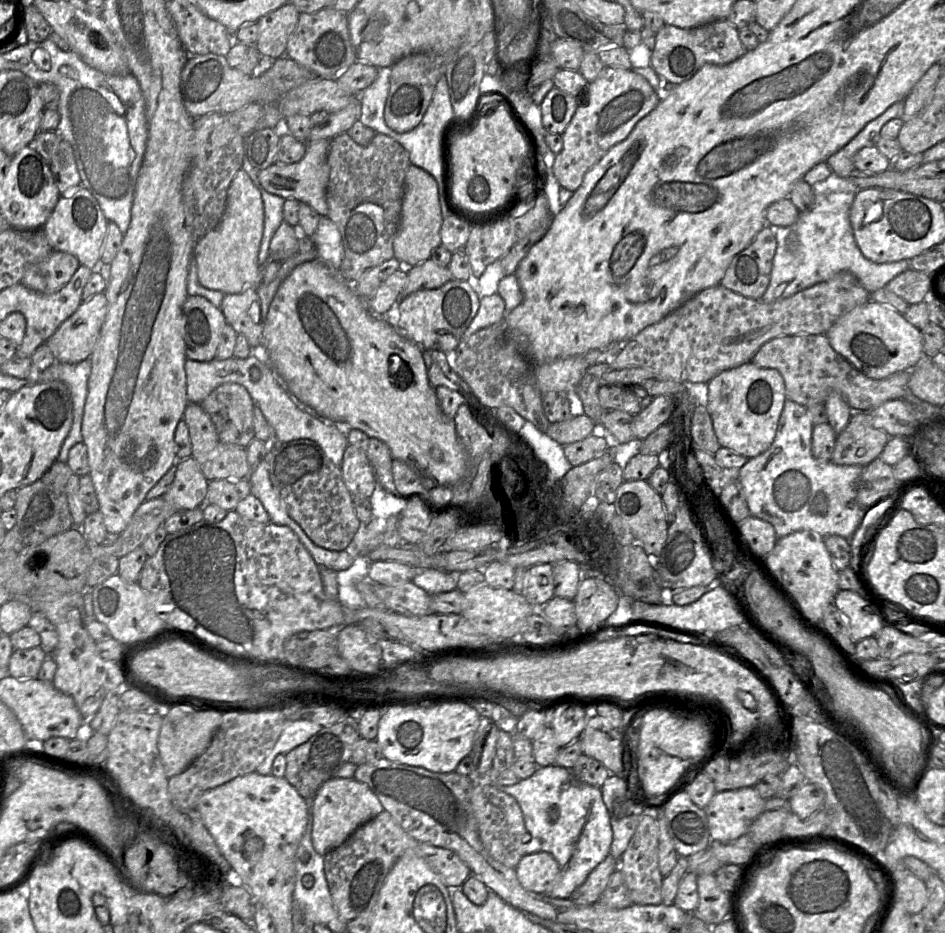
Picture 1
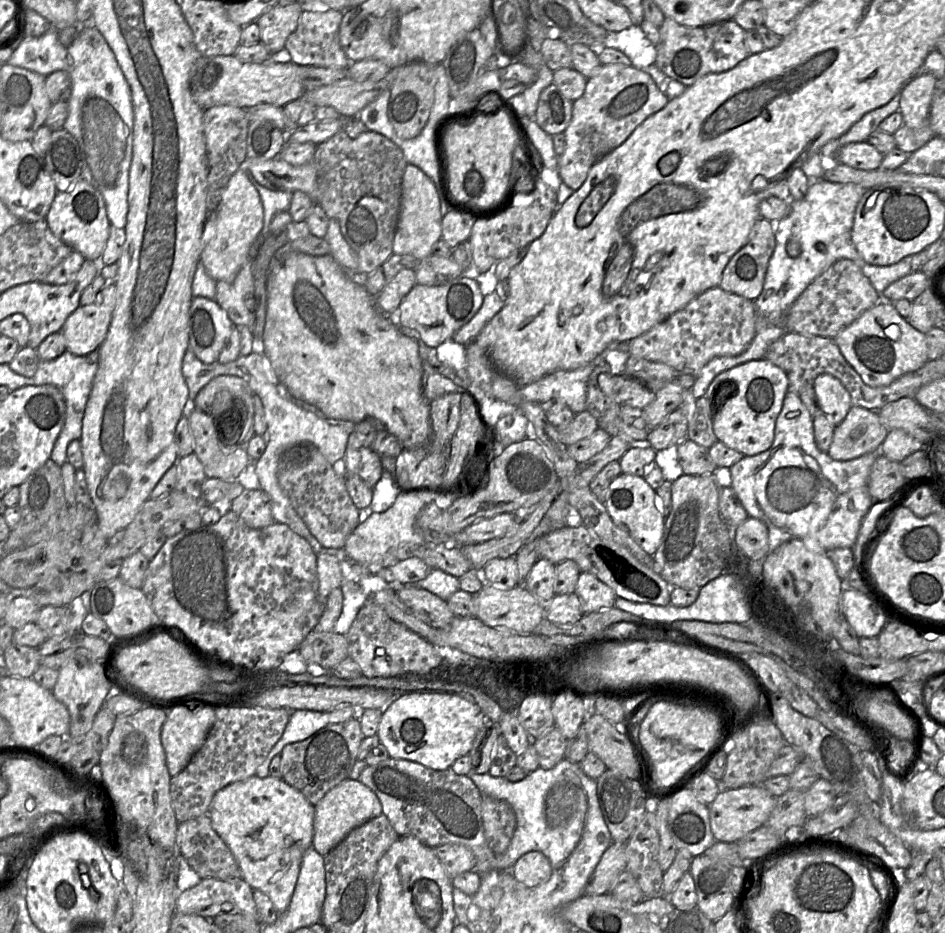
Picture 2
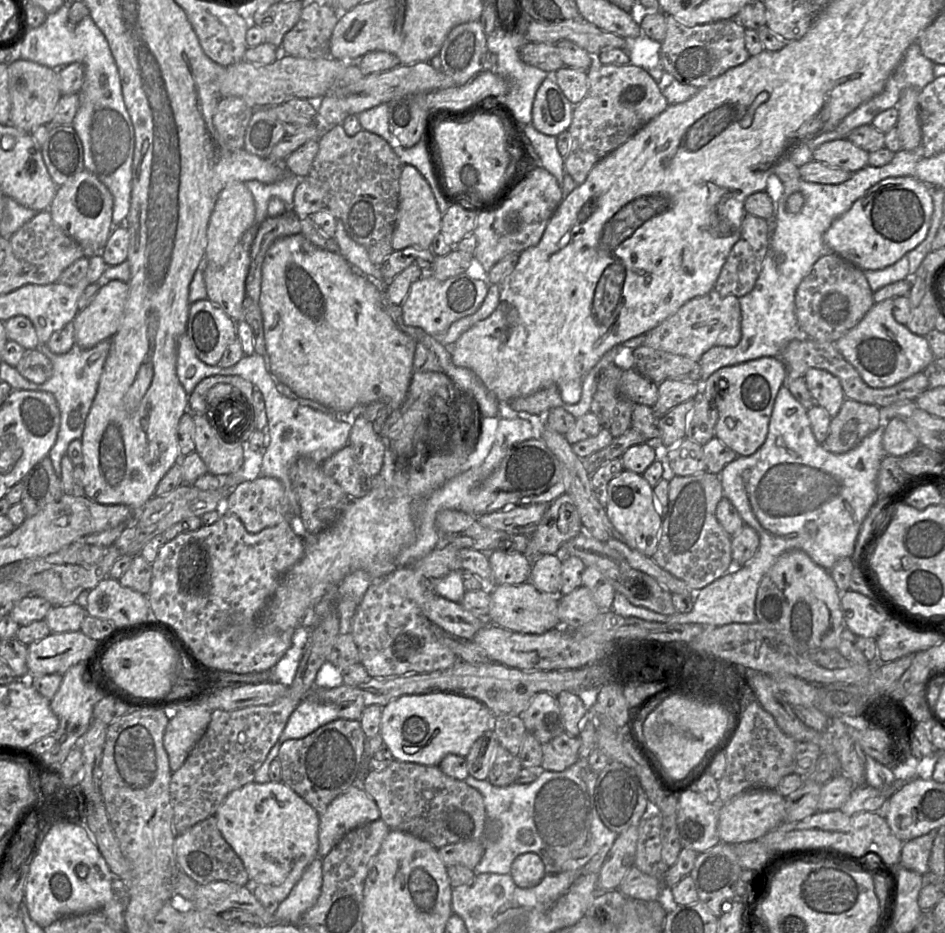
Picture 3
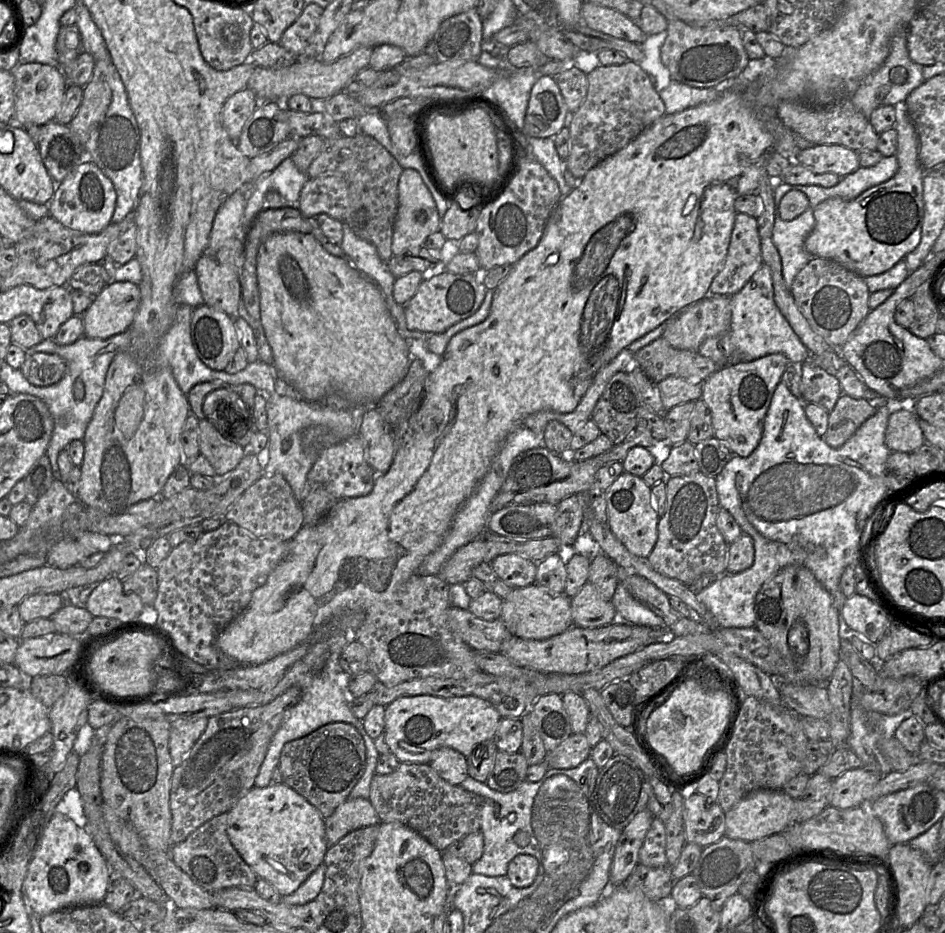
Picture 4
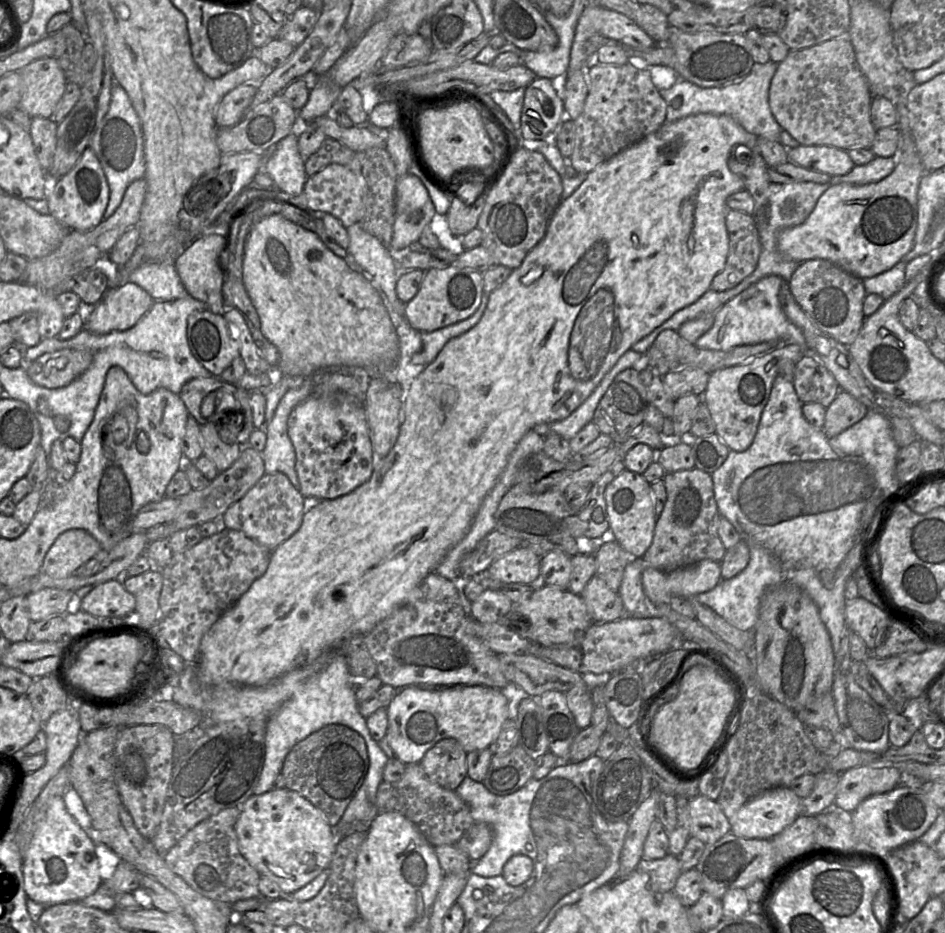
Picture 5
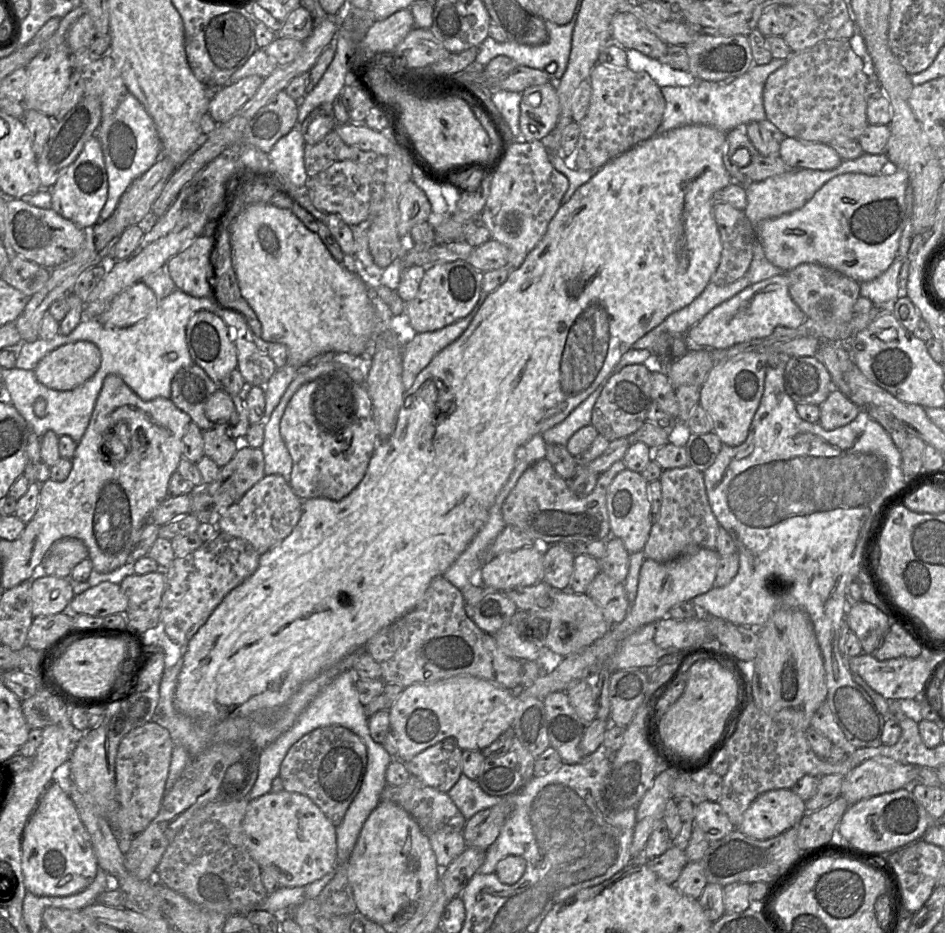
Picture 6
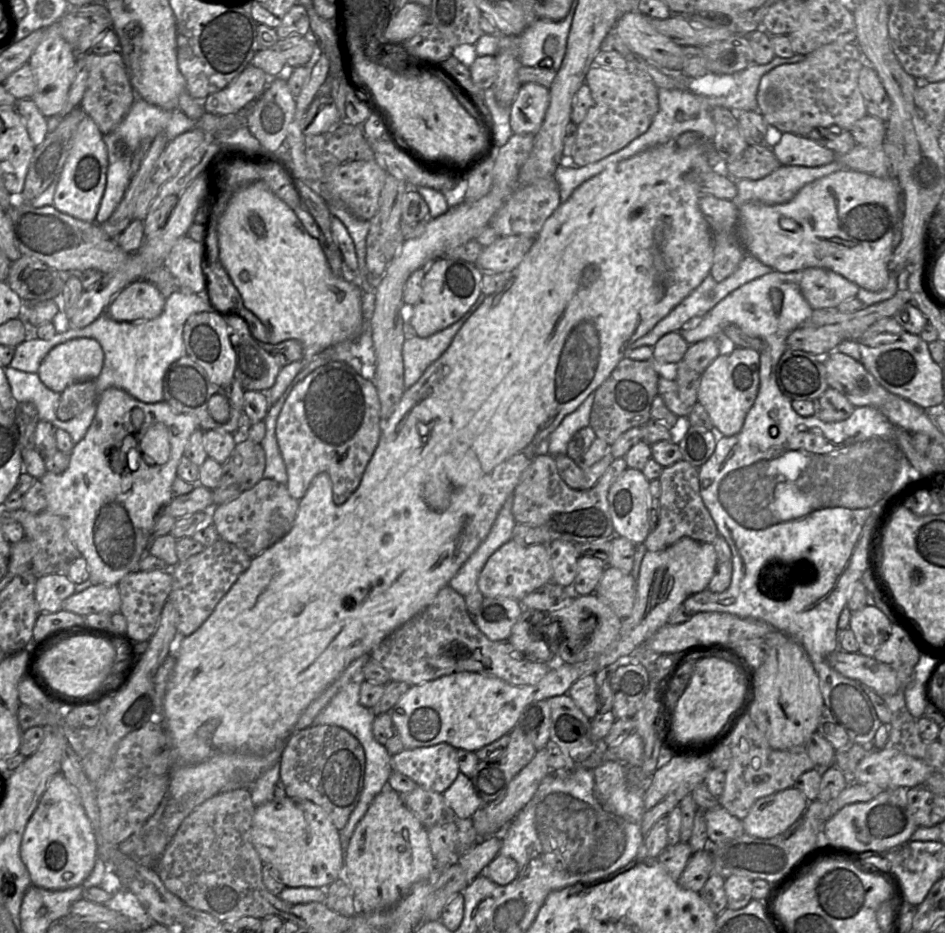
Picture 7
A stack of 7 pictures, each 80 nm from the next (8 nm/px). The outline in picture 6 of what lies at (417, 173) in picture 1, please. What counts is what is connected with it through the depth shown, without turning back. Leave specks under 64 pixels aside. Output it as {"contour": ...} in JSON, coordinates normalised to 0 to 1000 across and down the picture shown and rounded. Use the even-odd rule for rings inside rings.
{"contour":[[[436,193],[429,197],[422,214],[420,247],[423,254],[432,252],[440,240],[452,237],[456,227],[456,219],[448,204]]]}

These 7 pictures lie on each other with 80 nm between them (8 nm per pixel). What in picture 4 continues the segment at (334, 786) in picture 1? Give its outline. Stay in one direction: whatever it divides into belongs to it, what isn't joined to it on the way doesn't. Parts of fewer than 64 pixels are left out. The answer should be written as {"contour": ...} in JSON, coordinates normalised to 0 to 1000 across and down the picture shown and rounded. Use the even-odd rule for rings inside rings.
{"contour":[[[367,856],[344,878],[347,907],[352,907],[372,891],[401,882],[402,878],[390,856]]]}

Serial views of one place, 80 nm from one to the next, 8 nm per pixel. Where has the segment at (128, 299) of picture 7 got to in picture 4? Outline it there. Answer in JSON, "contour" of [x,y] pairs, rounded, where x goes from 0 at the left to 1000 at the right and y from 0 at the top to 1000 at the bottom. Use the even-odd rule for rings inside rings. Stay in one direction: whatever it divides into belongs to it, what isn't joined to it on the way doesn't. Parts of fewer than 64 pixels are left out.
{"contour":[[[120,302],[98,319],[86,338],[89,359],[112,364],[134,355],[148,326],[148,311],[140,302]]]}

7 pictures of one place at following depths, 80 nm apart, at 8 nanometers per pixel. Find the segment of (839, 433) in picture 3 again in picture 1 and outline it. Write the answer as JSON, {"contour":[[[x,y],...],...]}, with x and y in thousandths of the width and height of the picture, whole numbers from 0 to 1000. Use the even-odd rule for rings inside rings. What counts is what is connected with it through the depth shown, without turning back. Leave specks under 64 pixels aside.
{"contour":[[[903,442],[895,459],[886,466],[879,494],[884,498],[915,501],[929,491],[943,468],[921,456],[921,447]]]}

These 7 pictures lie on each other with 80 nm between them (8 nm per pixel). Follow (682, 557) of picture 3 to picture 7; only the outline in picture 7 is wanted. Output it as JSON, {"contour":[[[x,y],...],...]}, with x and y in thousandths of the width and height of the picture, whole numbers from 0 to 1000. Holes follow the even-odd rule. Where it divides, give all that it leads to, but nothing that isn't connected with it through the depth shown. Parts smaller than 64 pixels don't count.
{"contour":[[[721,493],[710,499],[702,501],[696,514],[699,521],[697,555],[694,566],[689,568],[681,580],[684,588],[687,591],[702,589],[723,576],[754,582],[761,571],[741,531],[739,502]]]}

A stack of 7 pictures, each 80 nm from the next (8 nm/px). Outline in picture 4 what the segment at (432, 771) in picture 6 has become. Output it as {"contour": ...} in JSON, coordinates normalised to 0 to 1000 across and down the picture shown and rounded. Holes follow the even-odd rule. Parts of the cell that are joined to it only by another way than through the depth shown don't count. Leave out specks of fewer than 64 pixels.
{"contour":[[[476,801],[459,805],[454,820],[477,841],[487,841],[496,832],[494,811]]]}

